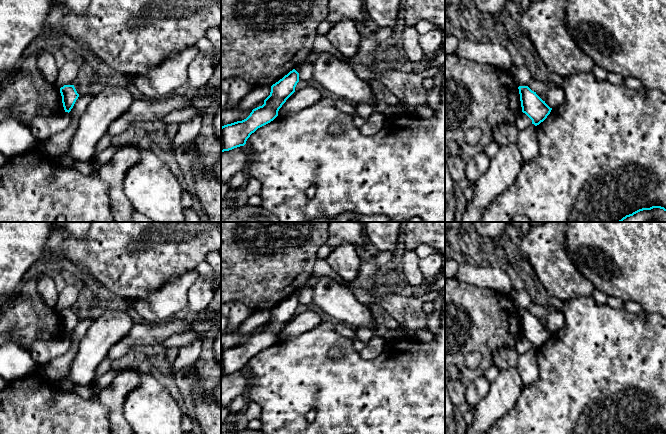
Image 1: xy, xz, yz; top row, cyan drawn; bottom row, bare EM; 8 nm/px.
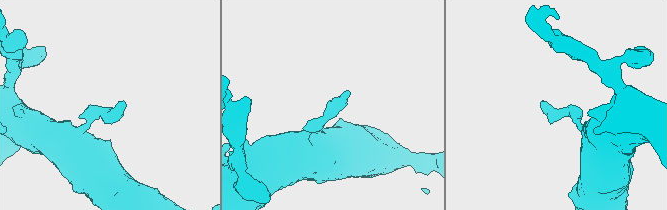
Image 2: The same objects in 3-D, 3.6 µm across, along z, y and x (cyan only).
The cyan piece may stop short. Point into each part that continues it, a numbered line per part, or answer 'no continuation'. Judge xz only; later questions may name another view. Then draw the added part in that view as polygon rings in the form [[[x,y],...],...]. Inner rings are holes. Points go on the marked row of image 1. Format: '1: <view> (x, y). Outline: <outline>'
no continuation

